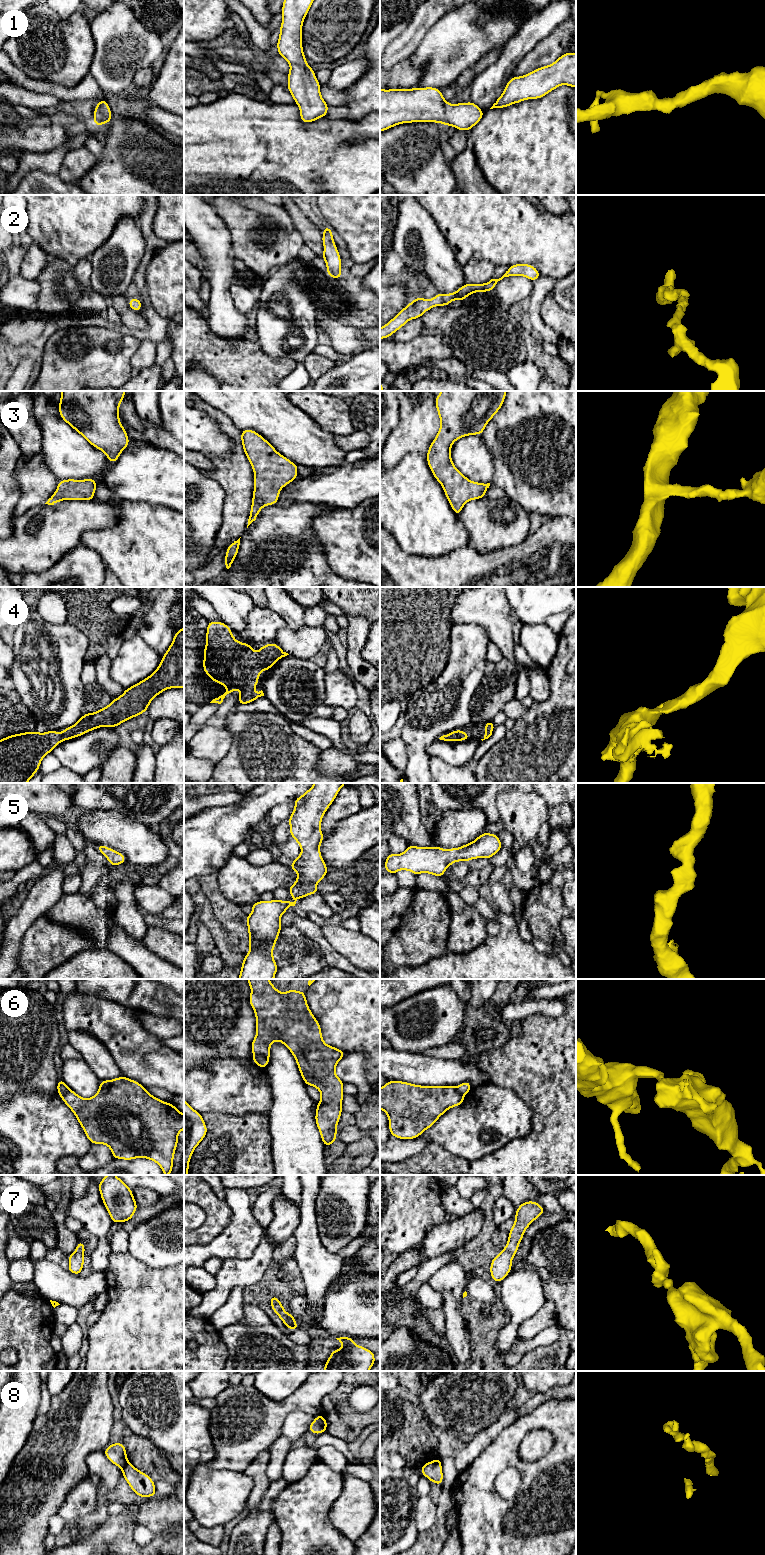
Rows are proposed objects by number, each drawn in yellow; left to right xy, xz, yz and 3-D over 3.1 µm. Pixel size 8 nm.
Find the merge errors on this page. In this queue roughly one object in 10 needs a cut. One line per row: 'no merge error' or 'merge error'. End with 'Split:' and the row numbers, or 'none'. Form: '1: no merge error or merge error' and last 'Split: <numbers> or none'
1: no merge error
2: no merge error
3: no merge error
4: no merge error
5: no merge error
6: merge error
7: no merge error
8: merge error
Split: 6, 8

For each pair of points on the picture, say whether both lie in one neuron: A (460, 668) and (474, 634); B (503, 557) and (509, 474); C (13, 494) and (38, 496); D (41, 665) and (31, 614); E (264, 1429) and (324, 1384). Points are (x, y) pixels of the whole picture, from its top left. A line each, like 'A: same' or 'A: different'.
A: same
B: different
C: different
D: same
E: same

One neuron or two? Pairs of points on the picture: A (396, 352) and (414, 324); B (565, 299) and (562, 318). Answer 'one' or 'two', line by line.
A: two
B: two

